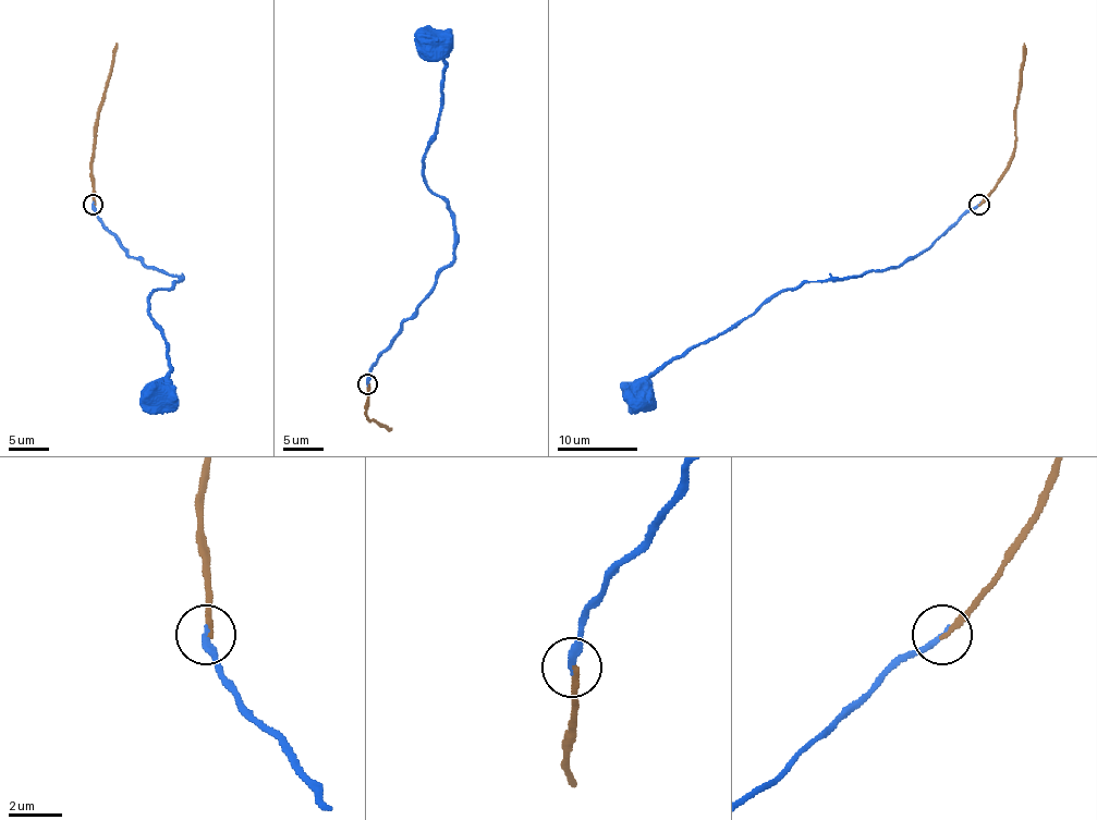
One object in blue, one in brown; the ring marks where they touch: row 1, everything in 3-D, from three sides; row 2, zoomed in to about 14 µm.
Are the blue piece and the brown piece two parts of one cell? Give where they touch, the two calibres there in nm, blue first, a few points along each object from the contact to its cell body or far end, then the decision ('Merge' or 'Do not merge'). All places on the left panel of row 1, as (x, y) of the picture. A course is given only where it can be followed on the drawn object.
Place: (93, 204). Thickness 240 nm (blue) against 180 nm. Course of blue: (93, 204), (131, 256), (179, 278), (148, 297), (148, 314), (162, 333), (168, 359), (168, 381), (160, 395). Course of brown: (93, 206), (98, 106), (117, 44). Merge

